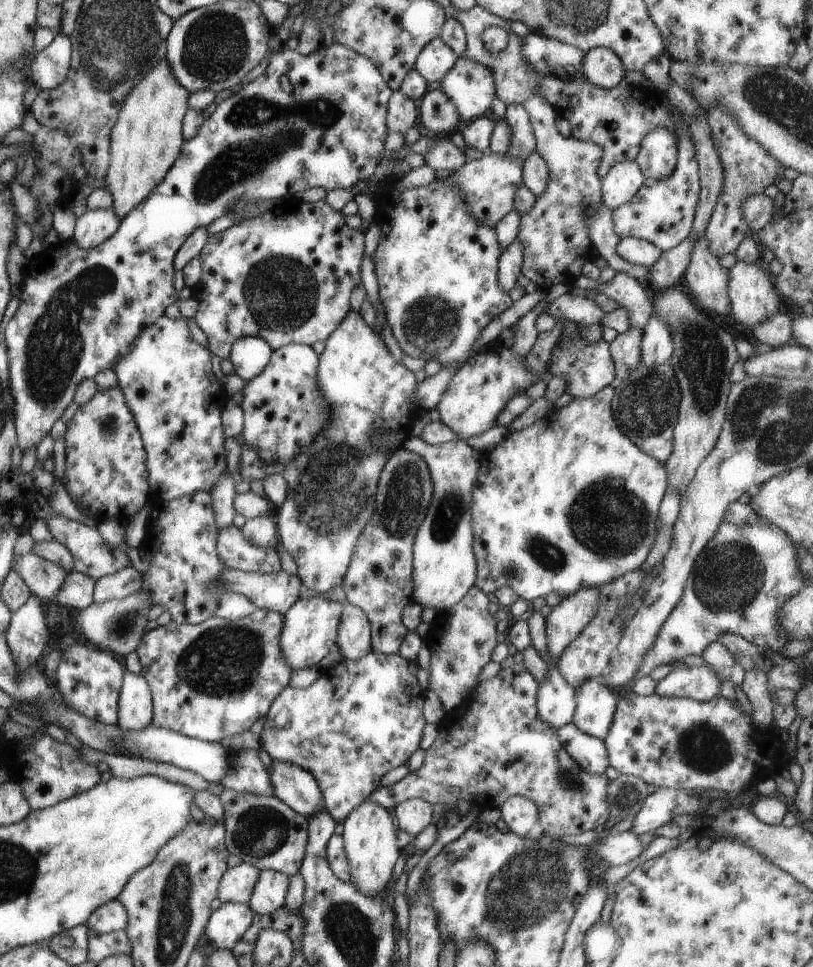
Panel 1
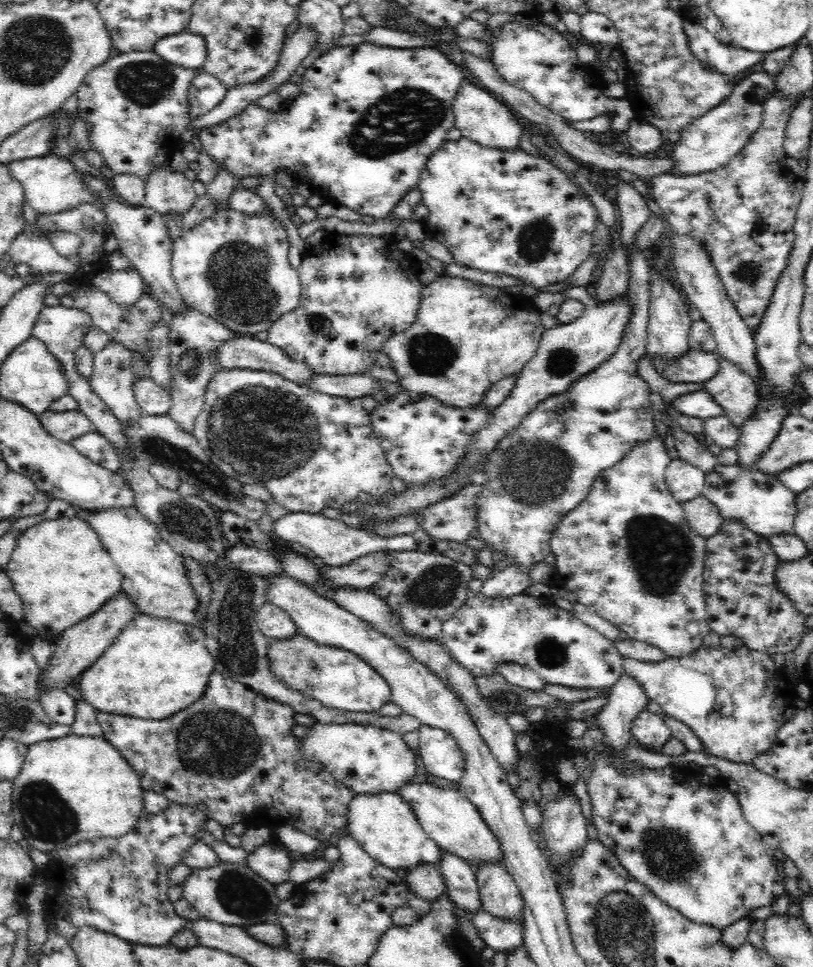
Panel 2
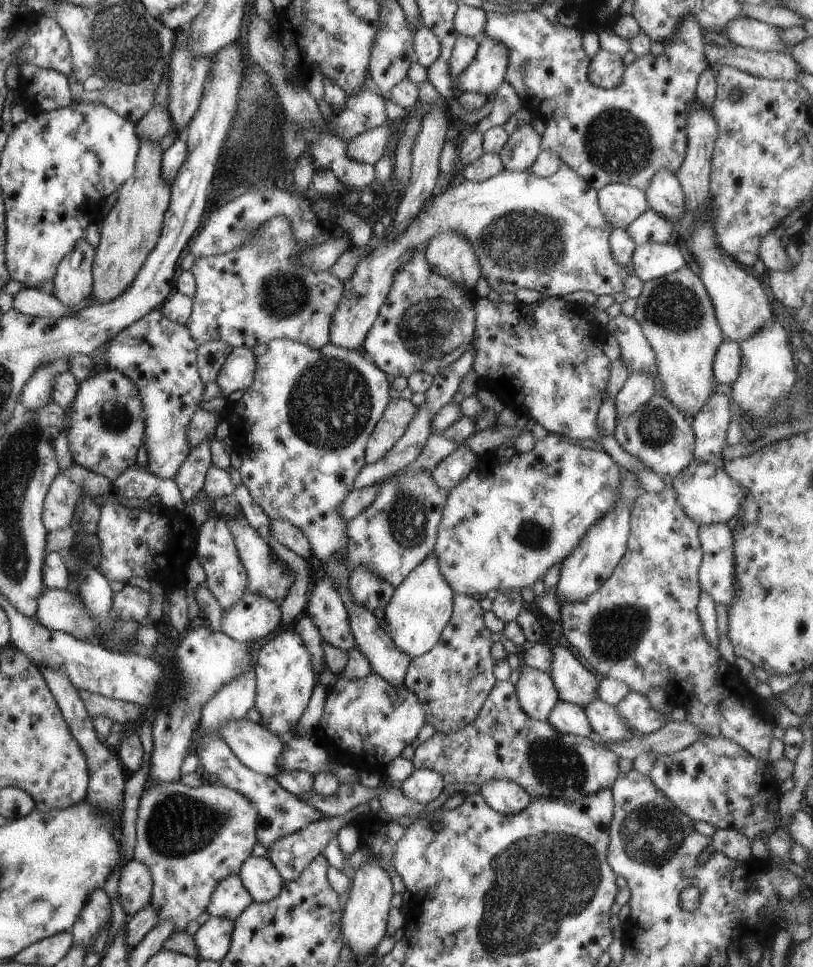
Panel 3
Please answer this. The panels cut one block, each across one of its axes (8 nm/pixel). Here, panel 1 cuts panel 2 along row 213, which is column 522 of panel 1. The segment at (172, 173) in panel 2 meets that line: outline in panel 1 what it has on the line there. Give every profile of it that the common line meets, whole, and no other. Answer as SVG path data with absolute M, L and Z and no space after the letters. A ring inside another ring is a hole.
M483 153L477 160L468 160L461 168L447 176L451 186L457 186L465 192L465 210L477 218L477 222L495 228L495 224L513 209L513 194L515 188L521 186L521 166L523 158L507 158L499 153Z

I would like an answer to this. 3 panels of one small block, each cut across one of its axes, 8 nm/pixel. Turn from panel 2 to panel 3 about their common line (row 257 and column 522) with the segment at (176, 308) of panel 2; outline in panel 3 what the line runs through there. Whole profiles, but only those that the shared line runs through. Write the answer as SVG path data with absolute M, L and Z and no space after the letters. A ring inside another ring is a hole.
M523 123L519 128L514 127L505 146L498 152L503 169L527 171L539 154L539 143L540 135L529 123Z

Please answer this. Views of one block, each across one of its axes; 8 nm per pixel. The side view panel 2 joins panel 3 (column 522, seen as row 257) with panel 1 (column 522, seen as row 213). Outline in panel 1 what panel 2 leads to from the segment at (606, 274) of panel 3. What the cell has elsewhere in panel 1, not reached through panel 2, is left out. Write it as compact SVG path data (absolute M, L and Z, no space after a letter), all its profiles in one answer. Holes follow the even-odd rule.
M531 92L522 105L535 138L535 151L546 162L549 182L545 184L545 190L535 196L531 210L519 214L517 238L523 244L521 274L528 278L532 287L547 292L559 282L573 286L577 276L581 275L580 264L594 258L589 239L589 216L602 203L601 182L596 174L602 150L592 142L561 135L554 124L558 114L537 92Z

